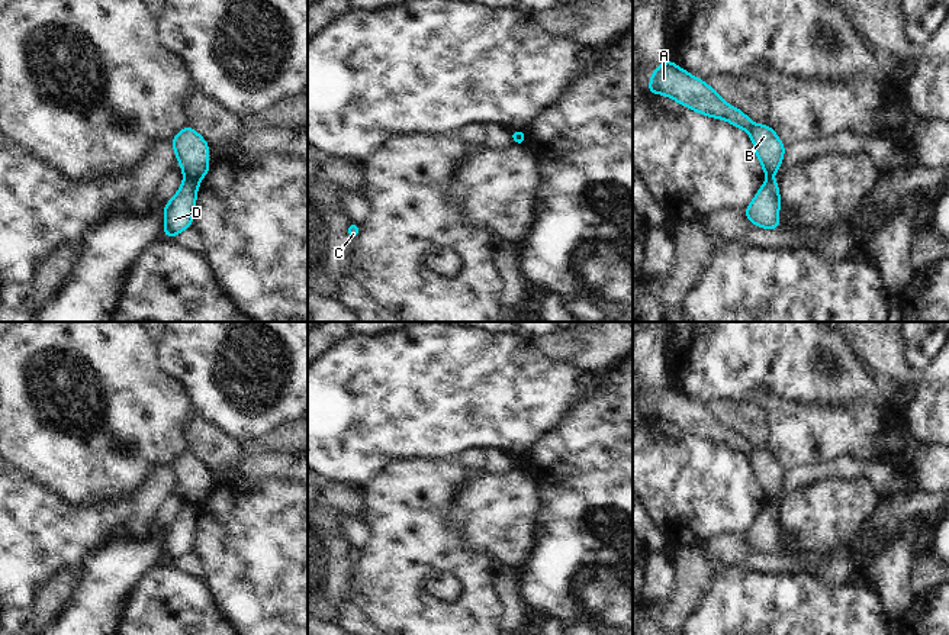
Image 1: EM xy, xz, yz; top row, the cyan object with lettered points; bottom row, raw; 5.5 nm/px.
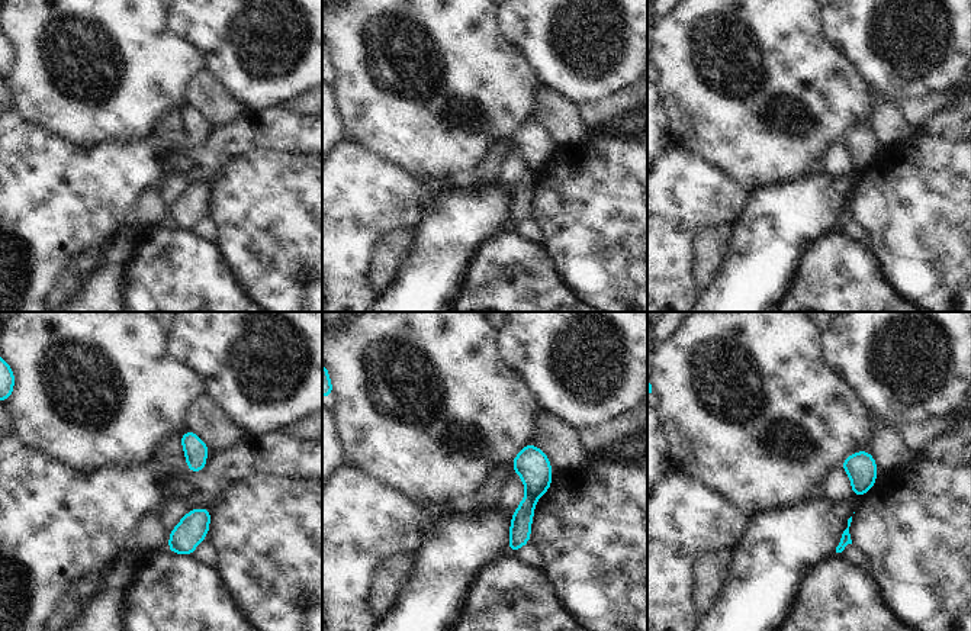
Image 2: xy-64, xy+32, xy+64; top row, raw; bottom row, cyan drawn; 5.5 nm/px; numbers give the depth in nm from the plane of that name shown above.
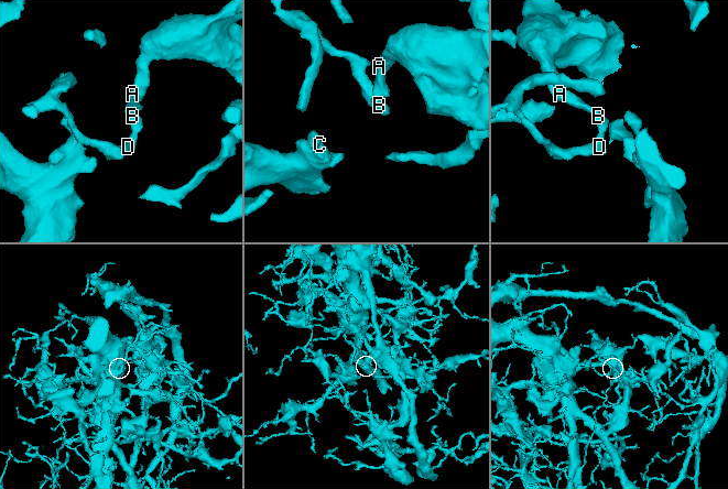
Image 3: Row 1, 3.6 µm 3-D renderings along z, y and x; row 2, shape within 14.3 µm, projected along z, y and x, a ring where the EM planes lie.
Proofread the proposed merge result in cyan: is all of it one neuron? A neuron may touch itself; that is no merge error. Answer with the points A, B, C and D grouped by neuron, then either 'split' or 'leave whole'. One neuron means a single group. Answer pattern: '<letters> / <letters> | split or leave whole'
A B C / D | split

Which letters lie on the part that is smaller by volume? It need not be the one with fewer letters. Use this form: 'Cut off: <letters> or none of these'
Cut off: D

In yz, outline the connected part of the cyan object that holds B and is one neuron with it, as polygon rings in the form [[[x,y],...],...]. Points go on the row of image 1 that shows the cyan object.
[[[670,59],[653,71],[647,93],[665,94],[688,109],[715,119],[726,119],[733,126],[747,130],[766,180],[772,180],[781,167],[786,146],[771,126],[755,125],[741,110],[726,103],[705,81],[691,75]]]

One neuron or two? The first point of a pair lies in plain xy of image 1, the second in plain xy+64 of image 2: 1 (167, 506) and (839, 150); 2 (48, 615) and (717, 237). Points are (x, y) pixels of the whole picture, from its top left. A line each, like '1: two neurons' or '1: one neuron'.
1: one neuron
2: one neuron

